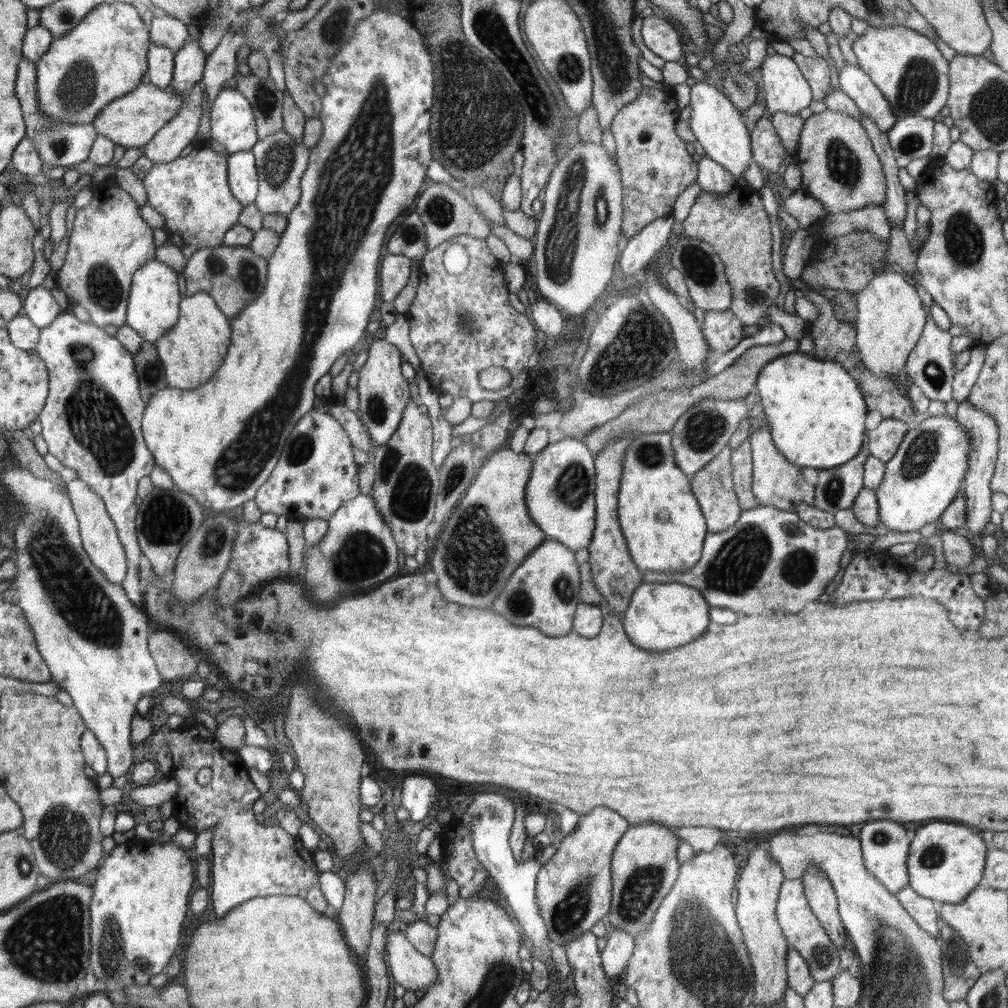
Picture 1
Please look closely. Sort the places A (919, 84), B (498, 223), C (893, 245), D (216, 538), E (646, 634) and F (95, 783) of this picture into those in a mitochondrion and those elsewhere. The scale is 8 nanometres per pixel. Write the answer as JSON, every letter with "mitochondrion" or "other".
{"A":"mitochondrion","B":"other","C":"other","D":"mitochondrion","E":"other","F":"other"}

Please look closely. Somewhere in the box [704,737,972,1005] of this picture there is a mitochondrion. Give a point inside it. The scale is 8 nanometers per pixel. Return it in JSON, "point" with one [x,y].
{"point":[956,952]}

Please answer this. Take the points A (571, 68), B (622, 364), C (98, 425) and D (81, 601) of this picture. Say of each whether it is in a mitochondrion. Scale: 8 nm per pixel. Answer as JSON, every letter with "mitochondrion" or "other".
{"A":"mitochondrion","B":"mitochondrion","C":"mitochondrion","D":"mitochondrion"}

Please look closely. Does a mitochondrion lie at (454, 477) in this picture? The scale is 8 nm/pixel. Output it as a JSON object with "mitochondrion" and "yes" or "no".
{"mitochondrion":"yes"}

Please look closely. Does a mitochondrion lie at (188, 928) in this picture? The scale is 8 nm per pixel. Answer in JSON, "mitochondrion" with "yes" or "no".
{"mitochondrion":"no"}

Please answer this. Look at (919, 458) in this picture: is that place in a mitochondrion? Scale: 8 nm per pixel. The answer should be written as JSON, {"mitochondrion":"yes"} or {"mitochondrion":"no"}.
{"mitochondrion":"yes"}

